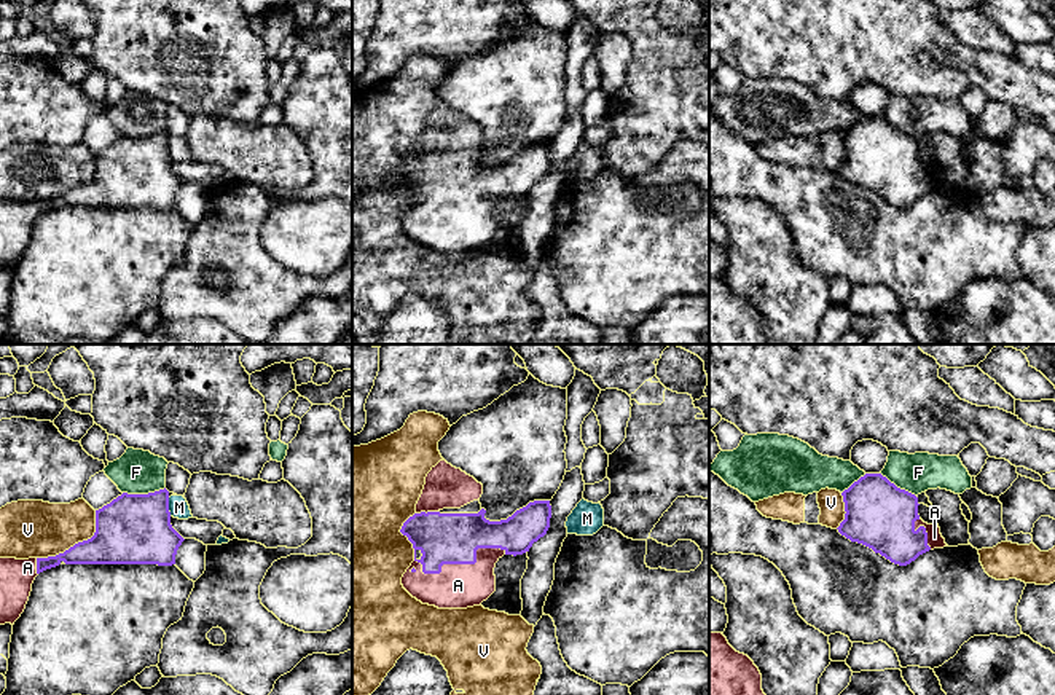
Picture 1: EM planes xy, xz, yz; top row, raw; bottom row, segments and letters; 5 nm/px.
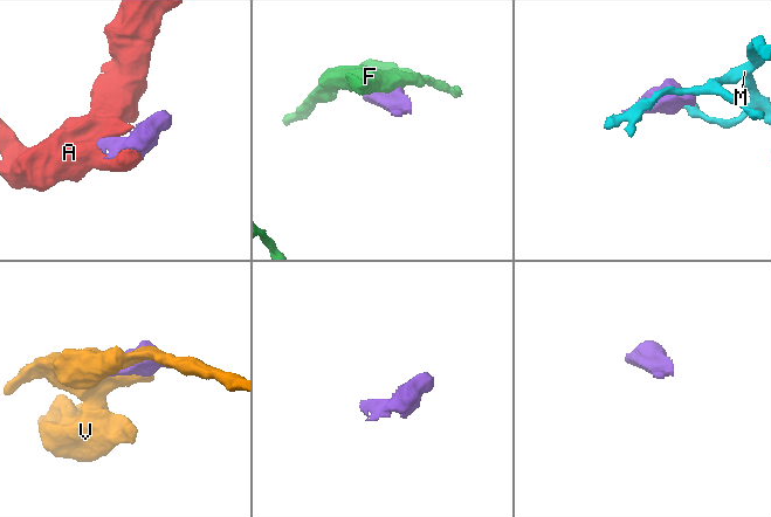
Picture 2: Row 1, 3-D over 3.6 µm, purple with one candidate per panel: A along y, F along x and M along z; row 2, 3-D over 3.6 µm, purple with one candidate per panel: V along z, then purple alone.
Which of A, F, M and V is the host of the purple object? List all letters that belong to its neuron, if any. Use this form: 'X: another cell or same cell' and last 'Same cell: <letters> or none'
A: same cell
F: another cell
M: another cell
V: another cell
Same cell: A

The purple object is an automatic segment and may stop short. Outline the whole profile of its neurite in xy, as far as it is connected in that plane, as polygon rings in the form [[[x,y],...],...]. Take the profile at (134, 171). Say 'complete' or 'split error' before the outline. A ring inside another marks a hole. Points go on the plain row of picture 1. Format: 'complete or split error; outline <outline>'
split error; outline [[[159,132],[148,137],[123,135],[110,147],[96,153],[96,175],[83,183],[48,201],[0,201],[0,268],[11,266],[21,260],[29,244],[35,220],[51,210],[65,207],[175,207],[175,198],[185,182],[172,171],[169,155],[169,134]]]

